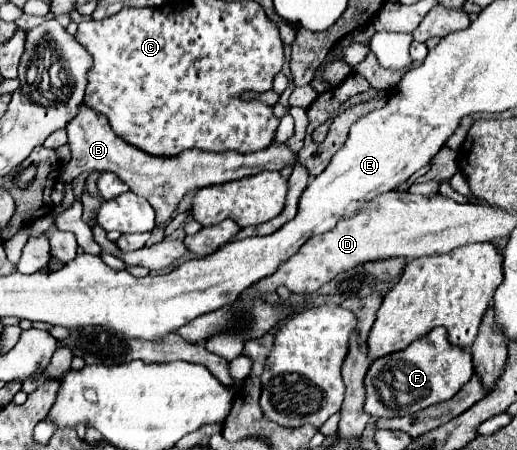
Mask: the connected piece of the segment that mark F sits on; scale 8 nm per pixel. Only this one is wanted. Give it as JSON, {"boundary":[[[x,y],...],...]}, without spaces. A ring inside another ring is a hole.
{"boundary":[[[445,329],[421,337],[403,351],[377,359],[365,375],[365,411],[375,417],[401,417],[417,413],[429,405],[449,401],[473,375],[473,361],[461,347],[449,345]]]}

